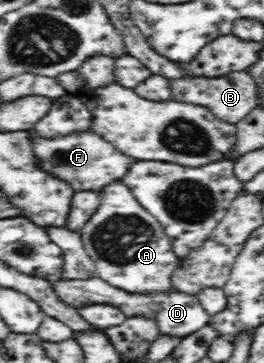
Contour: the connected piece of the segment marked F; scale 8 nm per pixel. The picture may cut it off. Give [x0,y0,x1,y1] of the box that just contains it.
[29,129,137,192]

